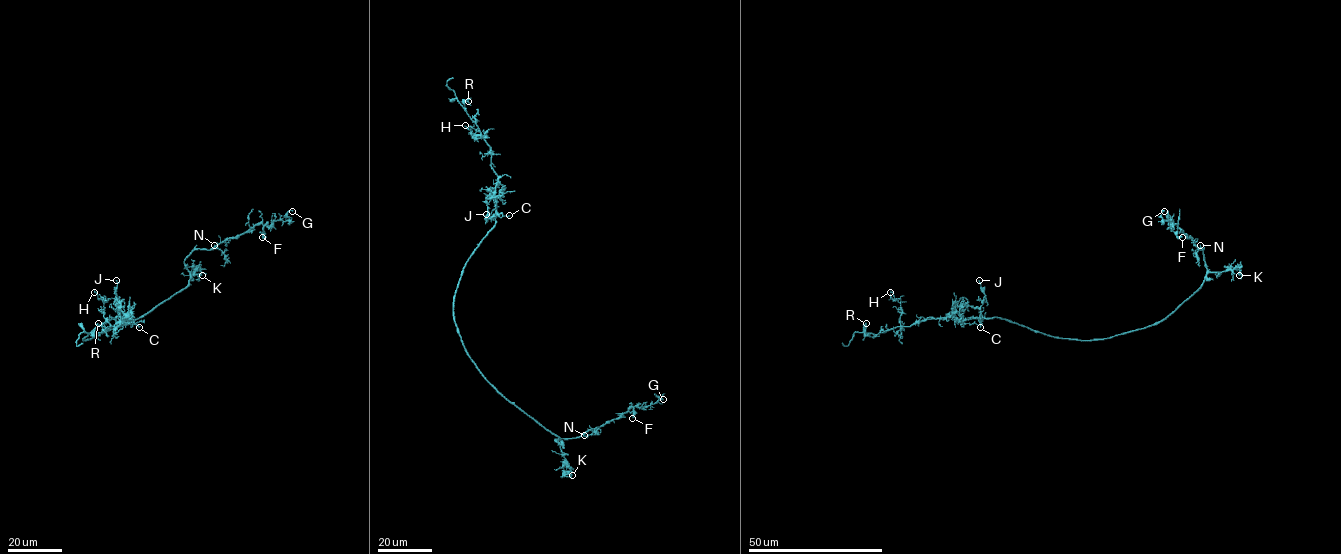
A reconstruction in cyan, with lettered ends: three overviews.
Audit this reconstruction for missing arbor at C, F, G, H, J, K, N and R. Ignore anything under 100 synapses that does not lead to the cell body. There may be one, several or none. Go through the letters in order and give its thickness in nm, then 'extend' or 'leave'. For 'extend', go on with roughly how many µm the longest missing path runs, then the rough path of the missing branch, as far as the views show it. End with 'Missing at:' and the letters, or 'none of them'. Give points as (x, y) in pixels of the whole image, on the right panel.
C: calibre 140 nm; leave
F: calibre 200 nm; leave
G: calibre 170 nm; leave
H: calibre 120 nm; leave
J: calibre 110 nm; leave
K: calibre 140 nm; leave
N: calibre 100 nm; leave
R: calibre 150 nm; leave
Missing at: none of them

